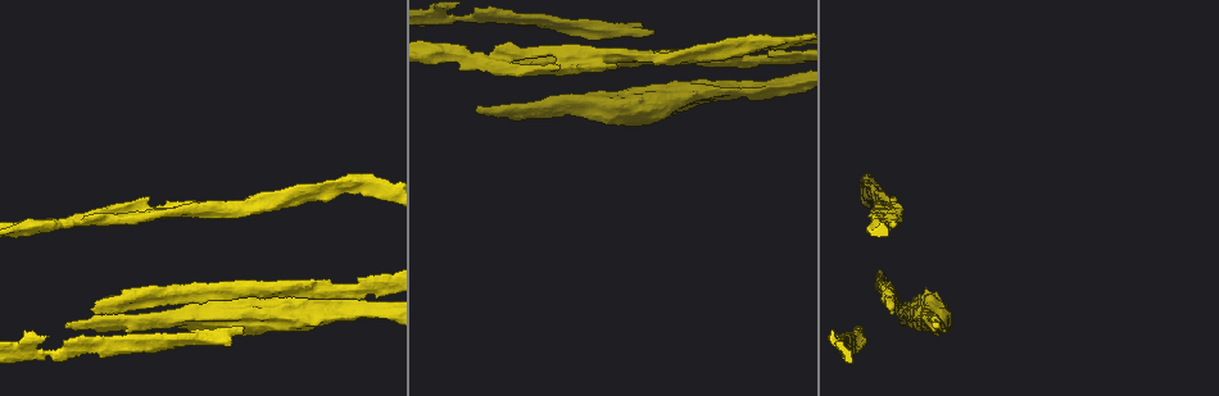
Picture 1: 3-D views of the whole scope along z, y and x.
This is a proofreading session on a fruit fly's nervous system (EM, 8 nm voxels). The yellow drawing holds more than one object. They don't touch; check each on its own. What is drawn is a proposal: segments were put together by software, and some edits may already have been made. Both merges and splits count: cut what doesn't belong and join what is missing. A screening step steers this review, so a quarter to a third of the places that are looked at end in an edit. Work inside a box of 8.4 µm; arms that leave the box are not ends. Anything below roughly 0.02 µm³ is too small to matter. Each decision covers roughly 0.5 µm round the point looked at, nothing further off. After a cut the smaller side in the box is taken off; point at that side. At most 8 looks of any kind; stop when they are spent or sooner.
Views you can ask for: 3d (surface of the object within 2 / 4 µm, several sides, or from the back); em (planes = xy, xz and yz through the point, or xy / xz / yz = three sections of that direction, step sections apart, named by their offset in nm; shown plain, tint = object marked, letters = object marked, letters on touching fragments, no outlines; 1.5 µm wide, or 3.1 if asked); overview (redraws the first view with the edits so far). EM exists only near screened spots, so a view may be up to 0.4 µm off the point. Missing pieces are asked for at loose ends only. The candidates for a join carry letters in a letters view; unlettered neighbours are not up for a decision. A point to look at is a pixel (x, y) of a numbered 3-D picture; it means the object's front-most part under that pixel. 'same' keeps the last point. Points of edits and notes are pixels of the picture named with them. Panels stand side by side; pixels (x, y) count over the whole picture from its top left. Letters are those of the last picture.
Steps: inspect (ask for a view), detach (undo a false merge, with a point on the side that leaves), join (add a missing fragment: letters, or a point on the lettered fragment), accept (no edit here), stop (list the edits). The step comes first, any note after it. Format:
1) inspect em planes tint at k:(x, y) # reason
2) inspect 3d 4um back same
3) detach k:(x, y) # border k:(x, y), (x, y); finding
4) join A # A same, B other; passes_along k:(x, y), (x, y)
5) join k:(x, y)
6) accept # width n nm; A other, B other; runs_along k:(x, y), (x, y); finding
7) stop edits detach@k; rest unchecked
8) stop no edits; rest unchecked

inspect em xz step 8 tint at 1:(79, 221) # two arms in line, one across

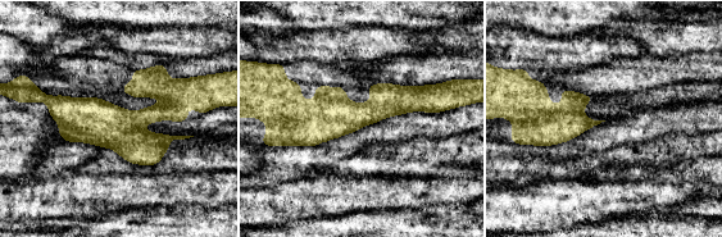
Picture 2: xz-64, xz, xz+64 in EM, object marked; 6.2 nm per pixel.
inspect em planes letters same # another direction

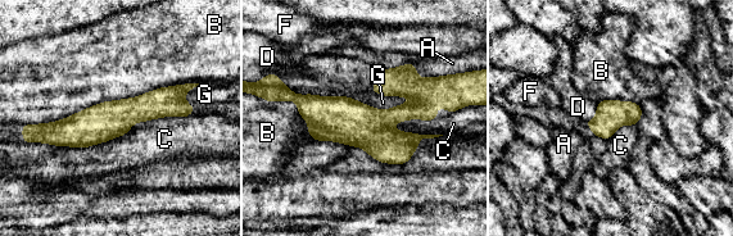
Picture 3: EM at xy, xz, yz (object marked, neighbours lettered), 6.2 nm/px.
accept # A other, B other, C other, D other, F other, G other; border 3:(390, 126), (401, 131), (443, 135); all the same neuron

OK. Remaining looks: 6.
inspect em yz step 4 letters at 1:(587, 58) # touches itself

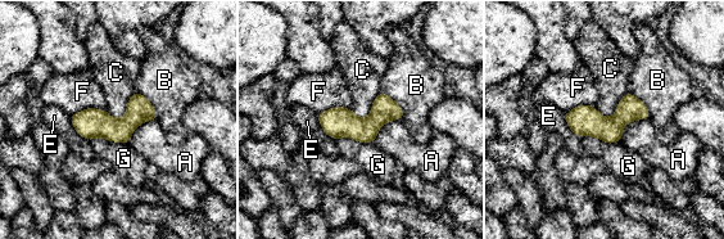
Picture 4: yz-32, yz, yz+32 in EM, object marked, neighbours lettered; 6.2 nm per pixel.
inspect em planes letters same

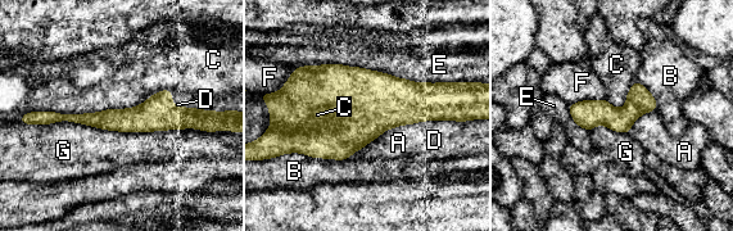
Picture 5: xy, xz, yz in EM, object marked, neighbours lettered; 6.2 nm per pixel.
accept # width 180 nm; A other, B other, C other, D other, E other, F other, G other; continuous, no second neuron

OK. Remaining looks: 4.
inspect em planes letters at 1:(857, 326) # an open end

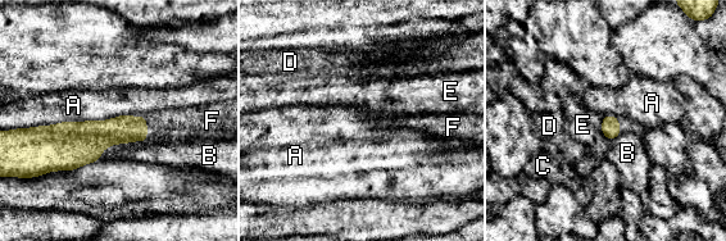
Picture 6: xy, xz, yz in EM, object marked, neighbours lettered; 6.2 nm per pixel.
join F # A other, B other, C other, D other, E other, F same; passes_along 6:(121, 130), (145, 132), (184, 123); it goes on there

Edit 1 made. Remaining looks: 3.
stop edits join@6; rest unchecked

